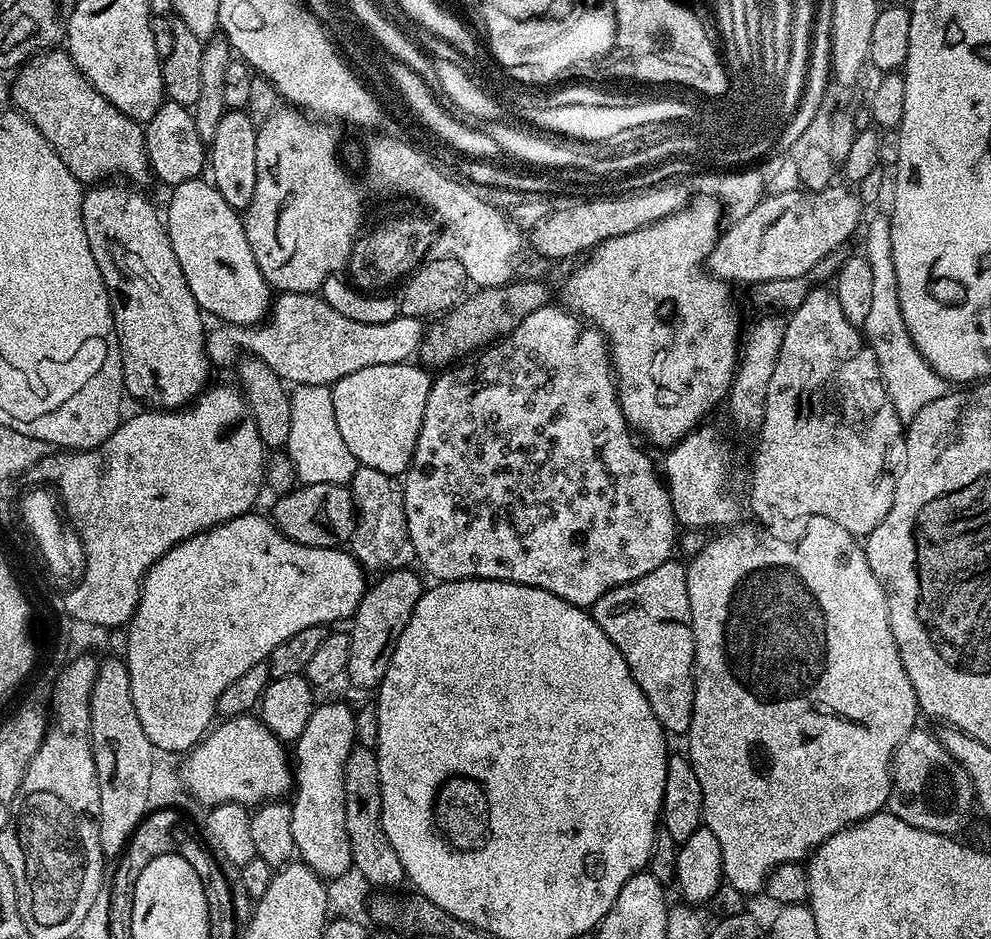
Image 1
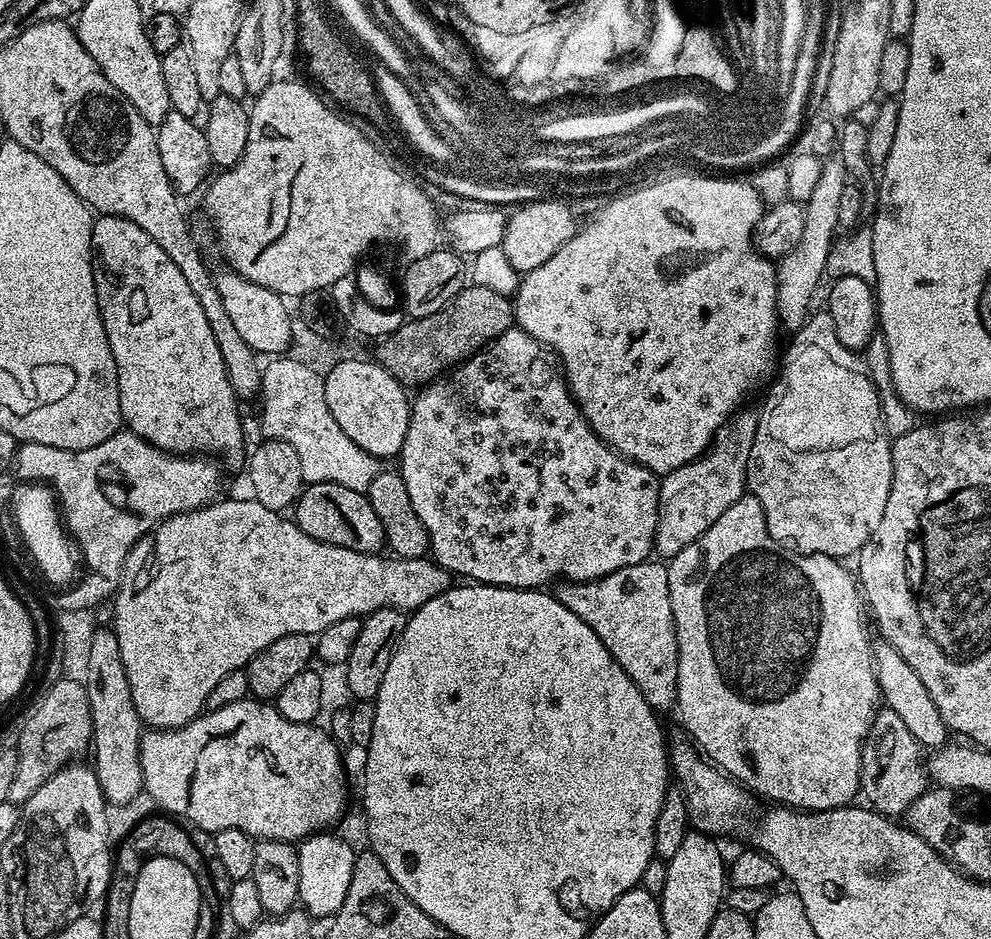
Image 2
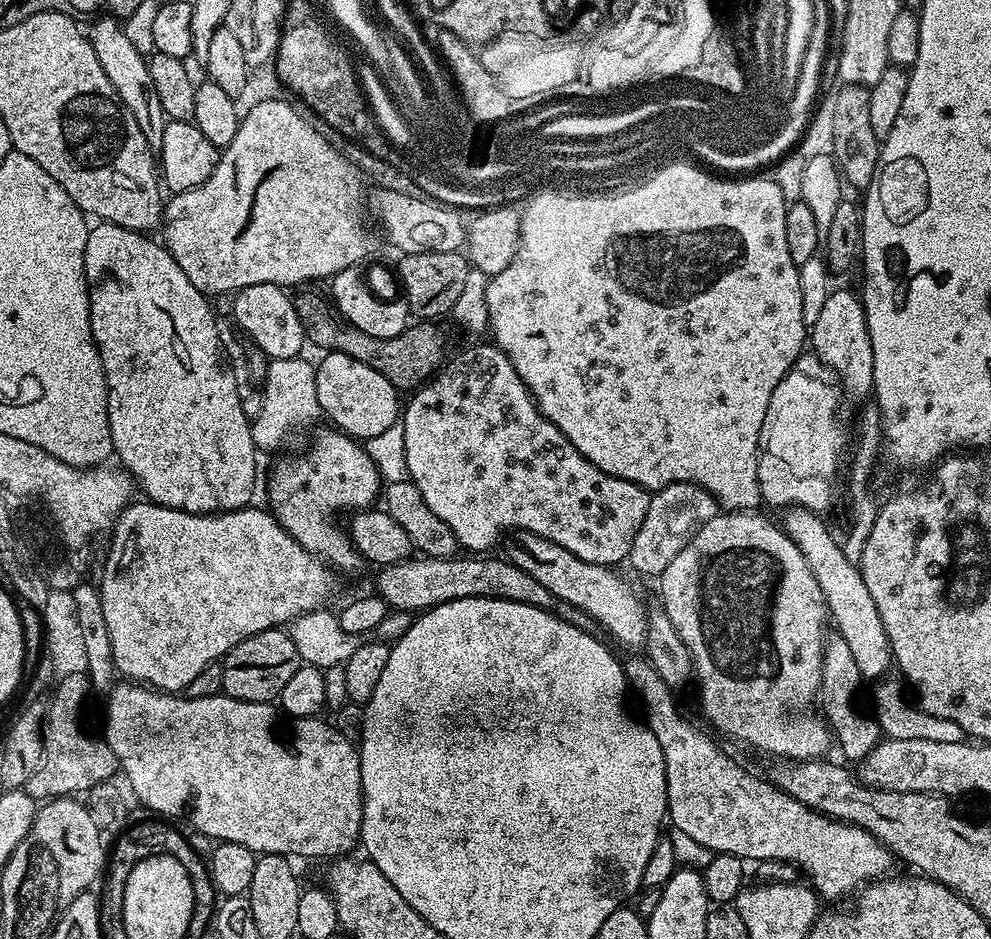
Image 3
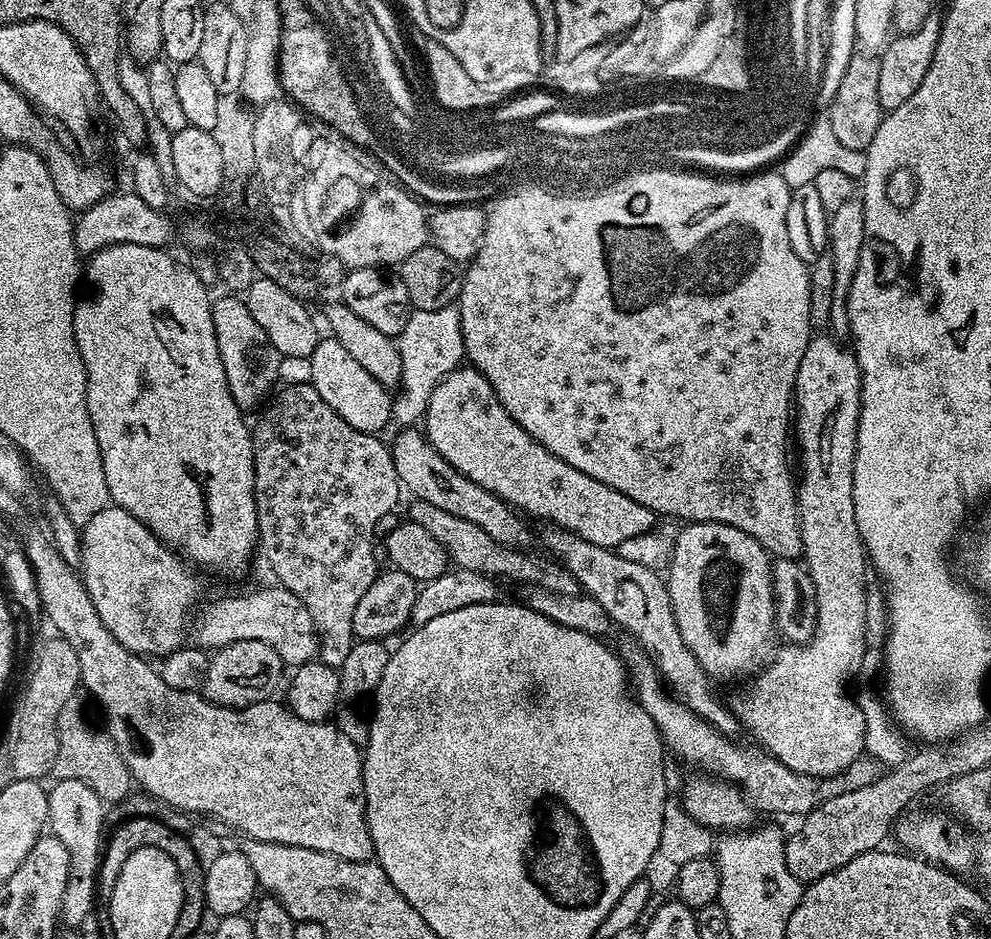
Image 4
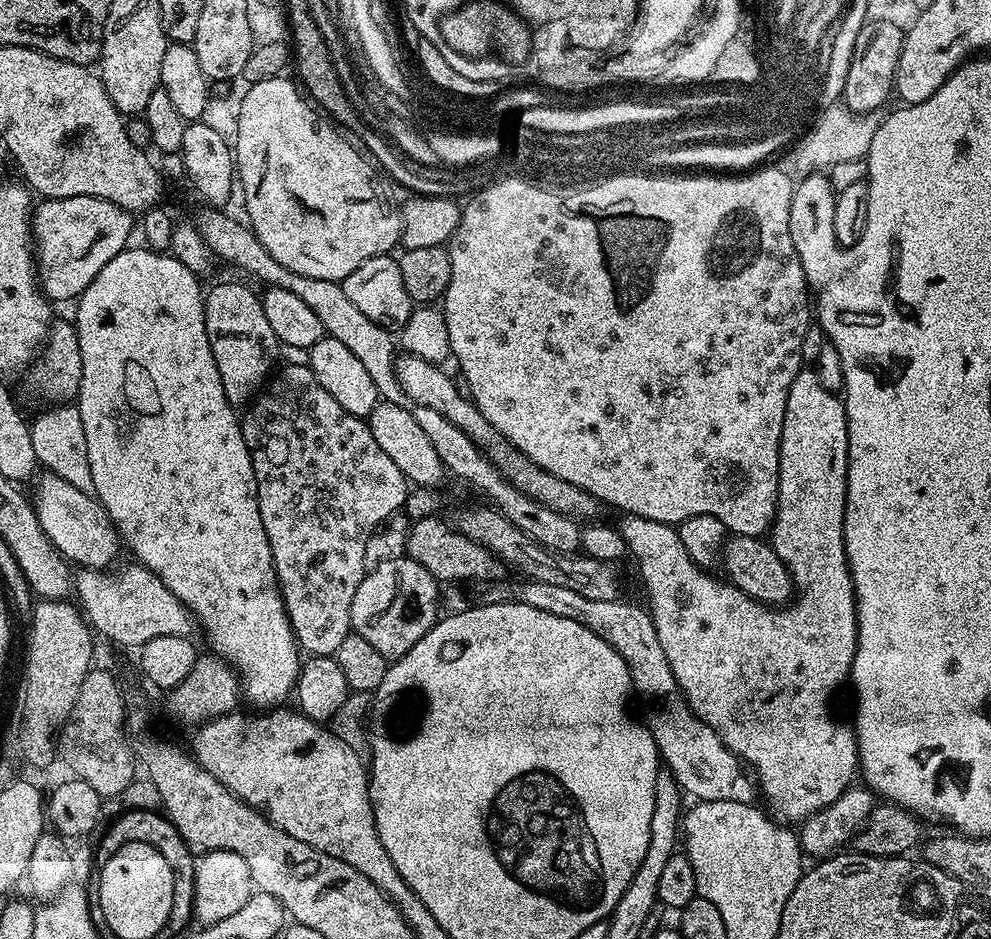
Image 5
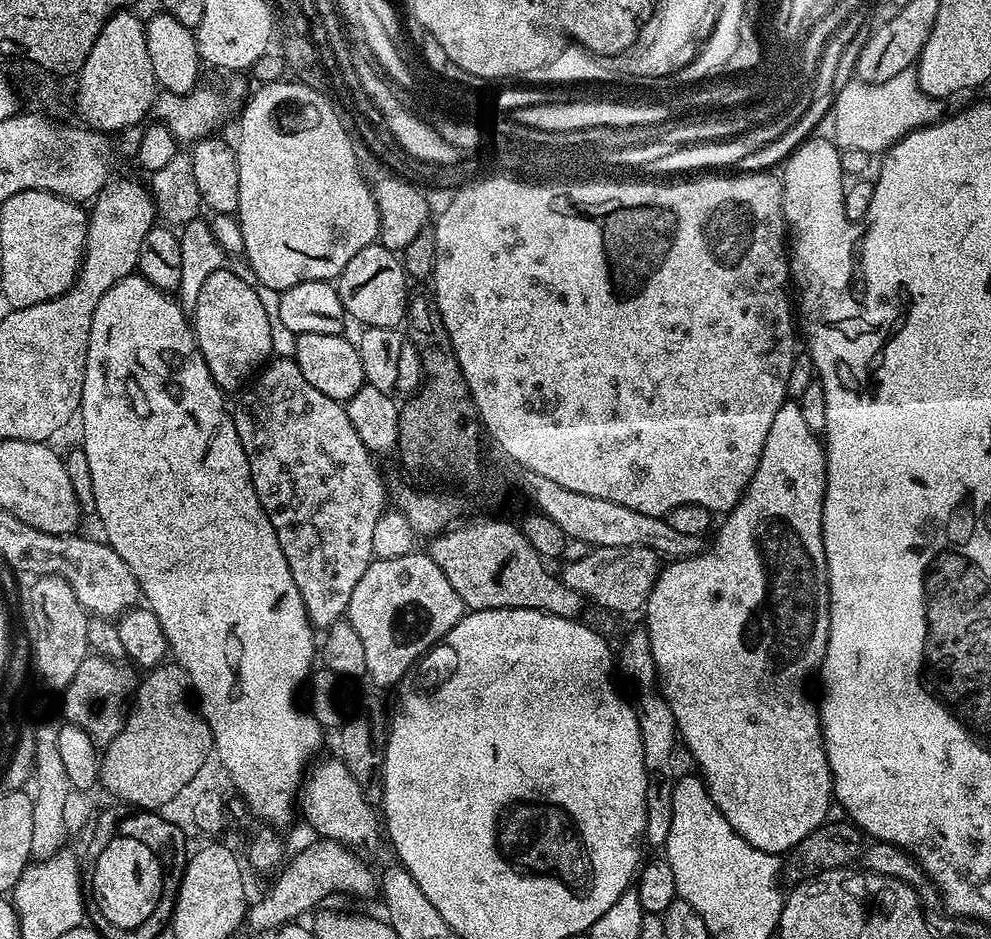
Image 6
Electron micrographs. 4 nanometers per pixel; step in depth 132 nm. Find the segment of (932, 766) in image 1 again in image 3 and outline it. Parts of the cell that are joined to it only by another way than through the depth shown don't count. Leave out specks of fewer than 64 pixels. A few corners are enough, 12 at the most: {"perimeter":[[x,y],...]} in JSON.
{"perimeter":[[827,637],[822,712],[845,761],[866,759],[882,739],[856,705],[858,662]]}

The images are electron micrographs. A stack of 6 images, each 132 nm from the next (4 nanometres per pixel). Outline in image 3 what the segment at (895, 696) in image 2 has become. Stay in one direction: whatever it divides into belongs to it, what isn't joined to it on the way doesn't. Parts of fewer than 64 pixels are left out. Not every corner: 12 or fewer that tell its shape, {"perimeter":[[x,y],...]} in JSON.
{"perimeter":[[808,508],[782,527],[818,578],[865,681],[893,667],[878,606],[841,541]]}

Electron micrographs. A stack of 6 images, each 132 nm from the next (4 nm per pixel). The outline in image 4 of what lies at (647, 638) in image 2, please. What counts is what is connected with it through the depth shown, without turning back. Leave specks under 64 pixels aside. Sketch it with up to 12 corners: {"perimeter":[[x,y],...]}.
{"perimeter":[[419,427],[391,441],[417,500],[528,550],[521,513],[454,470]]}

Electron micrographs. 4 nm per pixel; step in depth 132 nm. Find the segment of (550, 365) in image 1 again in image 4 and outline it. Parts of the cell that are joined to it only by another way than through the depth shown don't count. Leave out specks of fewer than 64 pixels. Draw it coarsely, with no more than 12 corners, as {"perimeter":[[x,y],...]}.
{"perimeter":[[471,366],[422,431],[462,474],[615,549],[657,527],[634,498],[526,434]]}

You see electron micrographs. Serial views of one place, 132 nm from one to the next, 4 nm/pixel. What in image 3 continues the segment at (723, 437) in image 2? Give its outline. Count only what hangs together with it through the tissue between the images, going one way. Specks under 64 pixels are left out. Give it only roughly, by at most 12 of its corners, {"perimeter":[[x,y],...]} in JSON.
{"perimeter":[[697,484],[652,496],[626,559],[658,578],[718,515]]}

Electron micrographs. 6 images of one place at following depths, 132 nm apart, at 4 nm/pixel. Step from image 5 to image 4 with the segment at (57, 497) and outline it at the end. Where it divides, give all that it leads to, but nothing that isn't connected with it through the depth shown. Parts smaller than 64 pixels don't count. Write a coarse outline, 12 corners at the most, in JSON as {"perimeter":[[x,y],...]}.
{"perimeter":[[115,506],[82,526],[102,626],[145,658],[185,643],[200,580]]}

